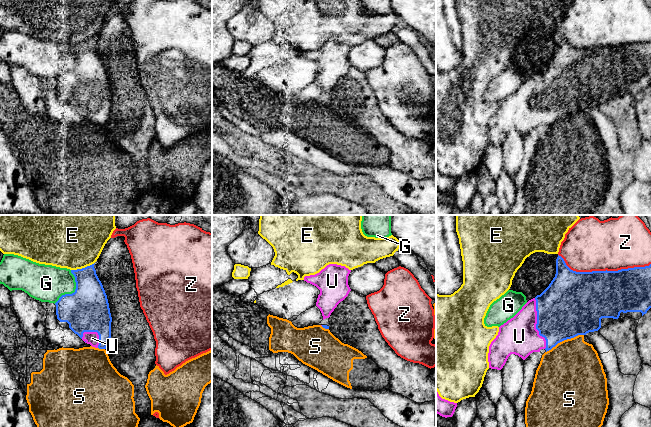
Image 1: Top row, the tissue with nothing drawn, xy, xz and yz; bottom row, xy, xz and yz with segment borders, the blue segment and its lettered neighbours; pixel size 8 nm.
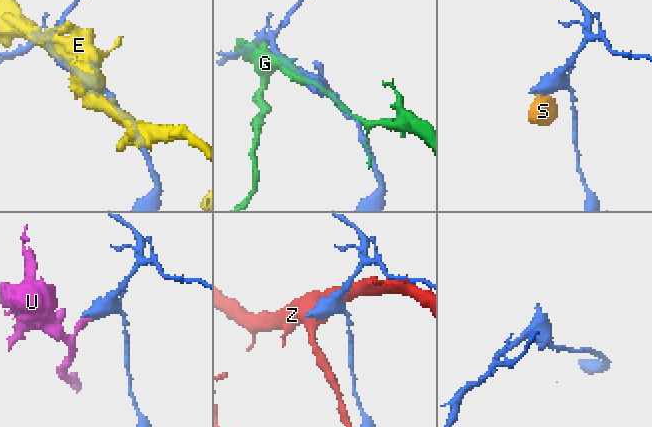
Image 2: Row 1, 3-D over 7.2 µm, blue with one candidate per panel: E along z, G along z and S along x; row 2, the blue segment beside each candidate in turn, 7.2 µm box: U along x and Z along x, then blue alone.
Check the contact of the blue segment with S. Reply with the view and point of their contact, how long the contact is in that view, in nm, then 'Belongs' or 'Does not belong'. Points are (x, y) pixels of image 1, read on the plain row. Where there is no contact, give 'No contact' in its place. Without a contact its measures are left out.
Touches blue at yz (564, 115). Shared border 340 nm. Does not belong

